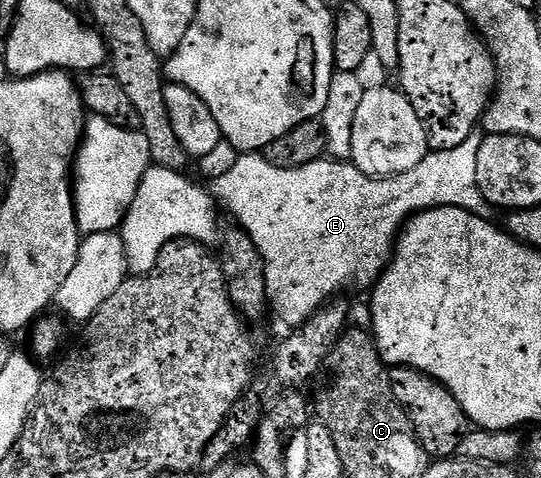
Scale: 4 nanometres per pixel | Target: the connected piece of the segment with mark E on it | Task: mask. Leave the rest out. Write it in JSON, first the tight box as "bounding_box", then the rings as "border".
{"bounding_box":[215,51,494,329],"border":[[[373,51],[370,57],[362,60],[362,65],[358,65],[355,72],[352,71],[336,71],[332,74],[330,81],[329,96],[326,99],[326,105],[323,107],[323,113],[320,122],[324,127],[327,137],[327,154],[325,157],[314,161],[310,165],[302,165],[298,169],[278,169],[274,165],[270,165],[268,160],[260,153],[244,153],[239,156],[237,164],[230,173],[226,173],[221,179],[215,180],[216,195],[220,198],[220,203],[233,215],[235,222],[244,228],[244,232],[252,238],[254,245],[258,249],[258,253],[262,253],[264,258],[264,268],[266,269],[266,277],[268,278],[268,298],[270,300],[271,310],[280,314],[280,319],[284,323],[289,323],[289,328],[295,329],[304,324],[319,307],[323,307],[325,303],[335,300],[339,291],[344,291],[347,287],[364,287],[371,289],[376,286],[376,280],[384,273],[384,268],[388,266],[396,245],[397,238],[404,226],[413,215],[419,215],[421,211],[429,211],[432,207],[457,207],[458,209],[466,209],[473,211],[476,215],[480,215],[483,219],[492,219],[494,208],[486,201],[486,197],[482,197],[482,189],[478,189],[478,149],[482,149],[482,141],[485,134],[483,130],[478,129],[474,133],[470,133],[470,137],[466,137],[466,141],[462,141],[462,145],[457,145],[454,149],[446,149],[445,151],[432,151],[421,163],[414,165],[414,169],[406,169],[406,173],[398,173],[397,175],[385,175],[377,177],[375,175],[367,175],[362,173],[356,167],[355,163],[348,161],[352,158],[353,147],[353,125],[355,114],[358,113],[359,102],[365,96],[366,91],[370,89],[378,89],[385,86],[389,82],[390,72],[384,68],[382,61],[378,58],[378,53]]]}

